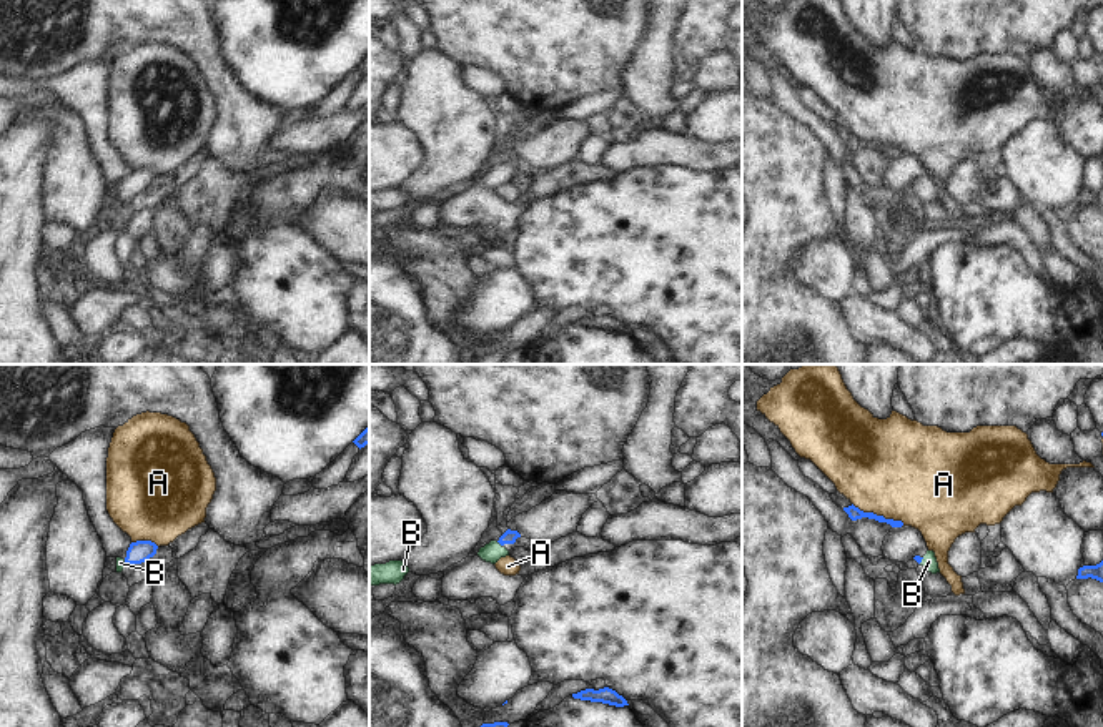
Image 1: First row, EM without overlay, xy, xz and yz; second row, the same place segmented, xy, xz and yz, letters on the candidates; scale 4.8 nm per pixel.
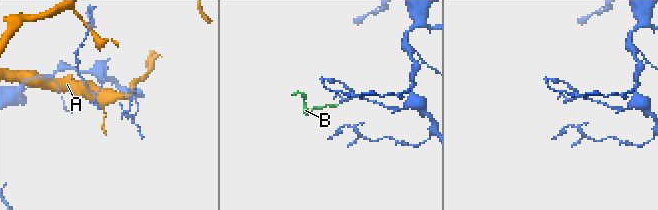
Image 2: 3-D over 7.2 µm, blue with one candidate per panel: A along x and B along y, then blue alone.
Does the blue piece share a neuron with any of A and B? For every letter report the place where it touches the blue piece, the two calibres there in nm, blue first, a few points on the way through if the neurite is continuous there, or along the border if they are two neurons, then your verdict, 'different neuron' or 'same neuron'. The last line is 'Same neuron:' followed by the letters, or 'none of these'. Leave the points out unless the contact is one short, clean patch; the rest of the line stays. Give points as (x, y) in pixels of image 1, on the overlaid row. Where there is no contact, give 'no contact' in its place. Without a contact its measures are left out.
A: yz (879, 516) | 70/480 nm | different neuron
B: xz (499, 543) | 70/100 nm | across xz (509, 536), (499, 543), (491, 553) | same neuron
Same neuron: B

